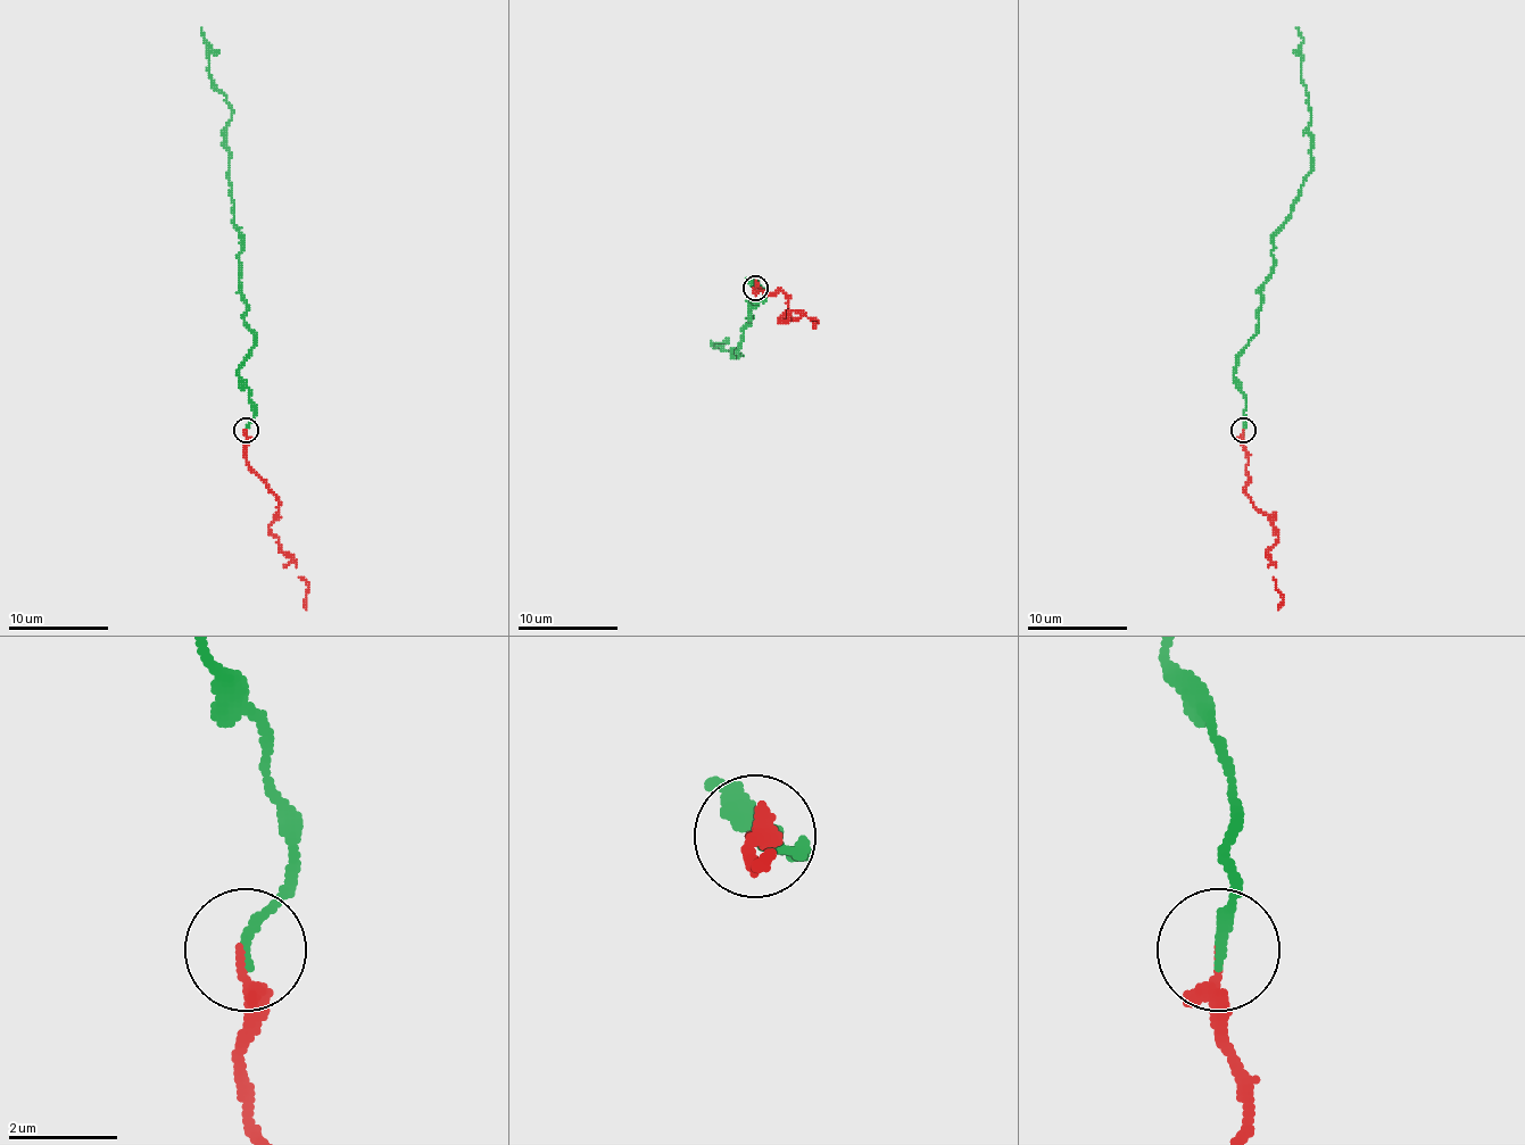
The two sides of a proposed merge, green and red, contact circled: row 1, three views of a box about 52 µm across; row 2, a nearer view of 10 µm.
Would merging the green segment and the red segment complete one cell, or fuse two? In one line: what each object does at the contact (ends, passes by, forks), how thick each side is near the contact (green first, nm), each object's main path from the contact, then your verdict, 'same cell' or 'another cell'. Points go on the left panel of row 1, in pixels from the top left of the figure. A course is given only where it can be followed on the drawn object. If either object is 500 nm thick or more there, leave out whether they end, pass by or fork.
green ends; red ends; calibres 200 and 240 nm; course green (246, 430), (254, 417), (239, 367), (254, 334), (239, 272), (231, 107), (208, 73), (201, 27); course red (246, 430), (246, 465), (279, 505), (279, 515), (268, 528), (308, 587), (306, 610); same cell

